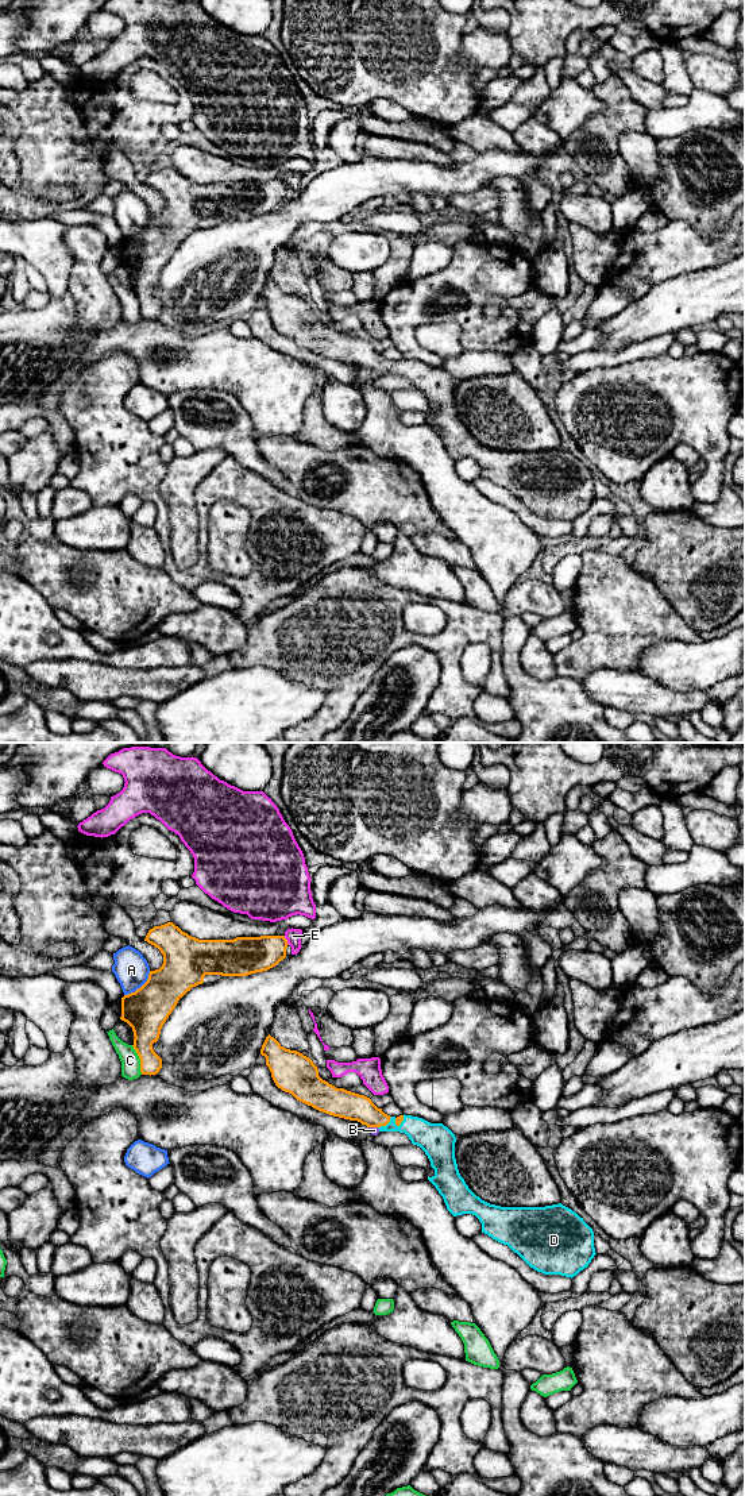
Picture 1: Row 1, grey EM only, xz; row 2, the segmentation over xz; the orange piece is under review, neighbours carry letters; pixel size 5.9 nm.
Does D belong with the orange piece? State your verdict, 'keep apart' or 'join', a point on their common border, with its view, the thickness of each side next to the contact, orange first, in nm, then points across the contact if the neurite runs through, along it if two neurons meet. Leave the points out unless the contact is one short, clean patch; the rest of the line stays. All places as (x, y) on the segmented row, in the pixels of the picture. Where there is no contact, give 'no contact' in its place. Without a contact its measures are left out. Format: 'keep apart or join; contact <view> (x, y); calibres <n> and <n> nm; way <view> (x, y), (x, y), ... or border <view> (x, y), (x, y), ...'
join; contact xz (385, 1125); calibres 160 and 160 nm; way xz (348, 1105), (362, 1109), (385, 1125), (413, 1126), (420, 1132)

